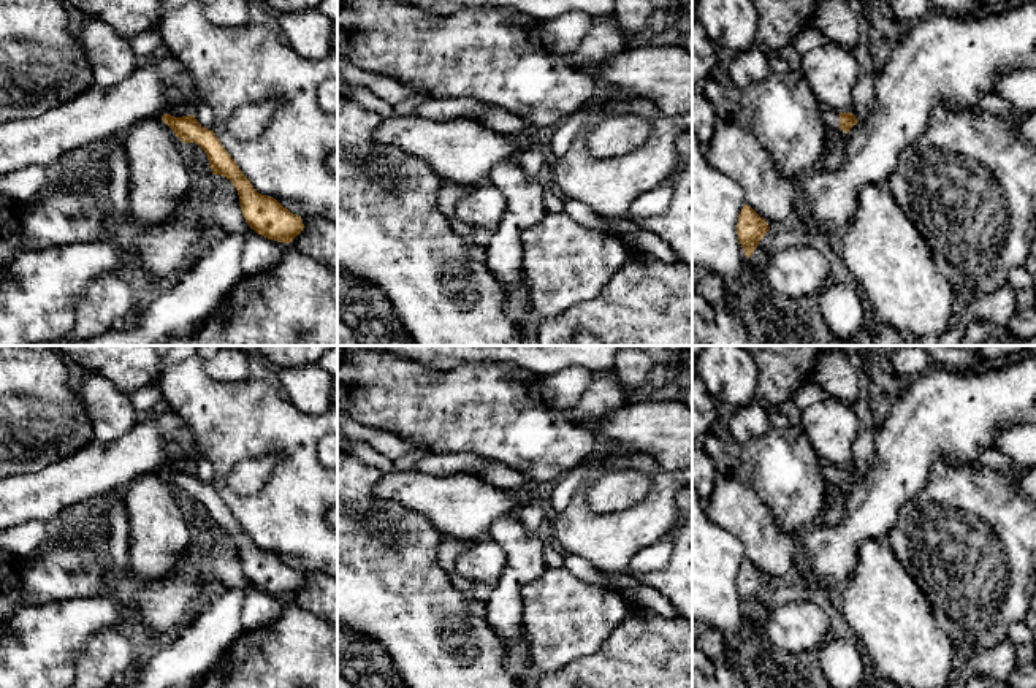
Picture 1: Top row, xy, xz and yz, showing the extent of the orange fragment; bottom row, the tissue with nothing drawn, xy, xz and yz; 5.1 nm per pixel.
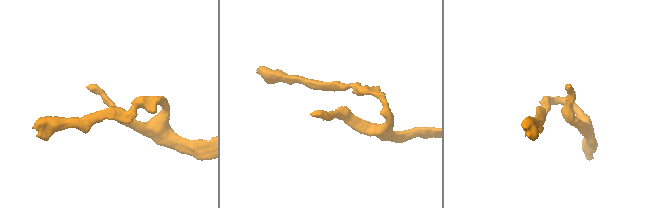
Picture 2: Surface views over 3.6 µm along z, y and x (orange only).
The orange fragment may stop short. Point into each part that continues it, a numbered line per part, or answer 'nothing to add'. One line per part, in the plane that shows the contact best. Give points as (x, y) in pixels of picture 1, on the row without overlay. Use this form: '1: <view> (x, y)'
1: yz (830, 473)

